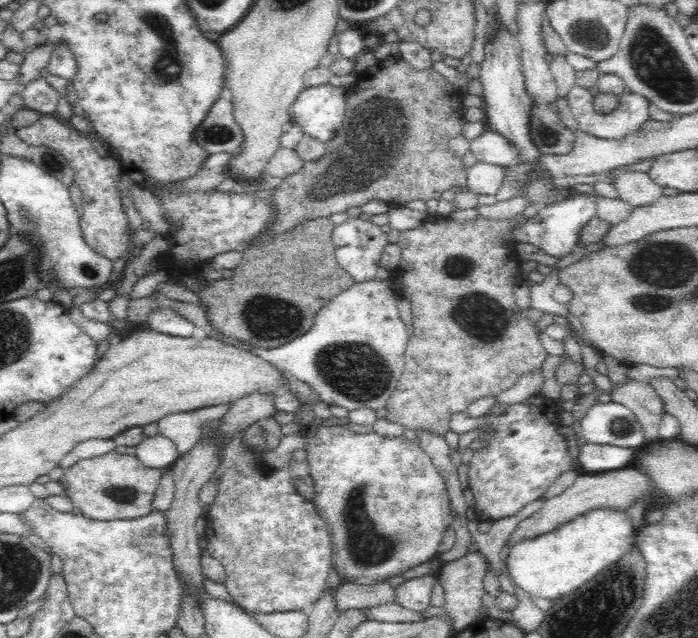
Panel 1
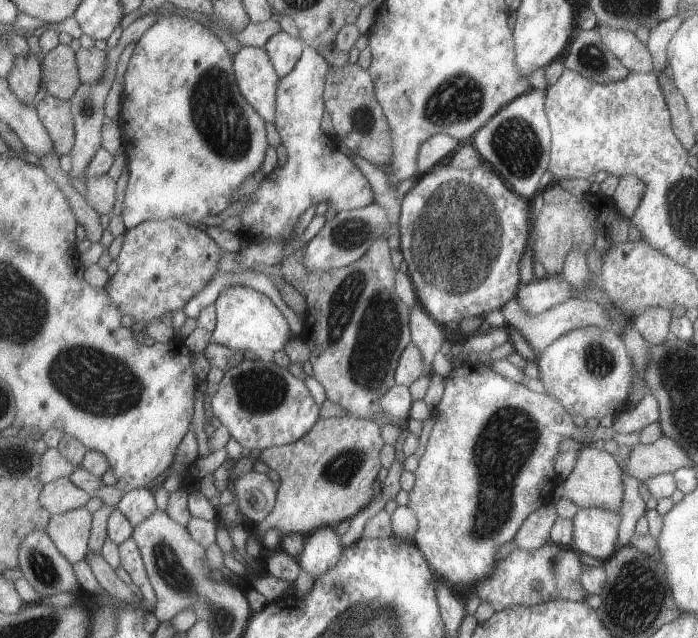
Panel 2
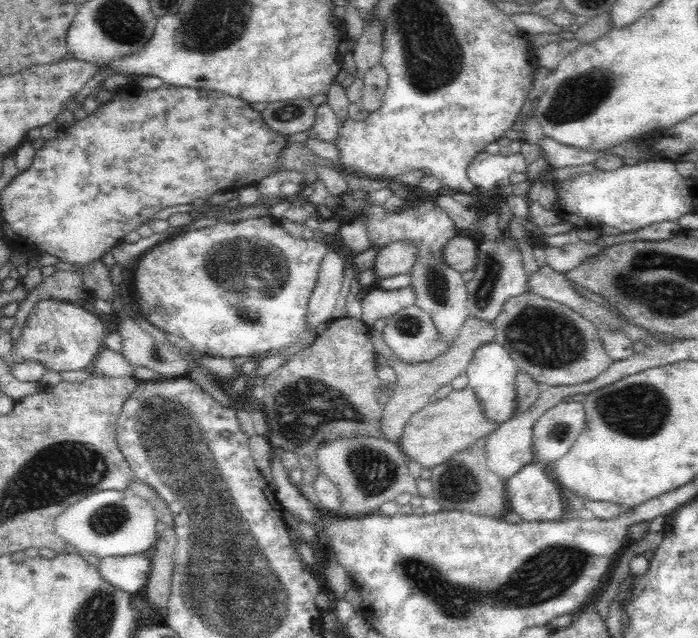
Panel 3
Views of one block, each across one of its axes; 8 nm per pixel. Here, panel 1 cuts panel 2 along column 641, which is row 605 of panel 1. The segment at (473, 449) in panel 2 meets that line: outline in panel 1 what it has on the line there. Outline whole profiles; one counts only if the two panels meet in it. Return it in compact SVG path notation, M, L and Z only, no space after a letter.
M431 573L404 580L402 583L398 580L394 581L396 603L422 613L430 606L430 594L432 594L434 583L435 578Z

